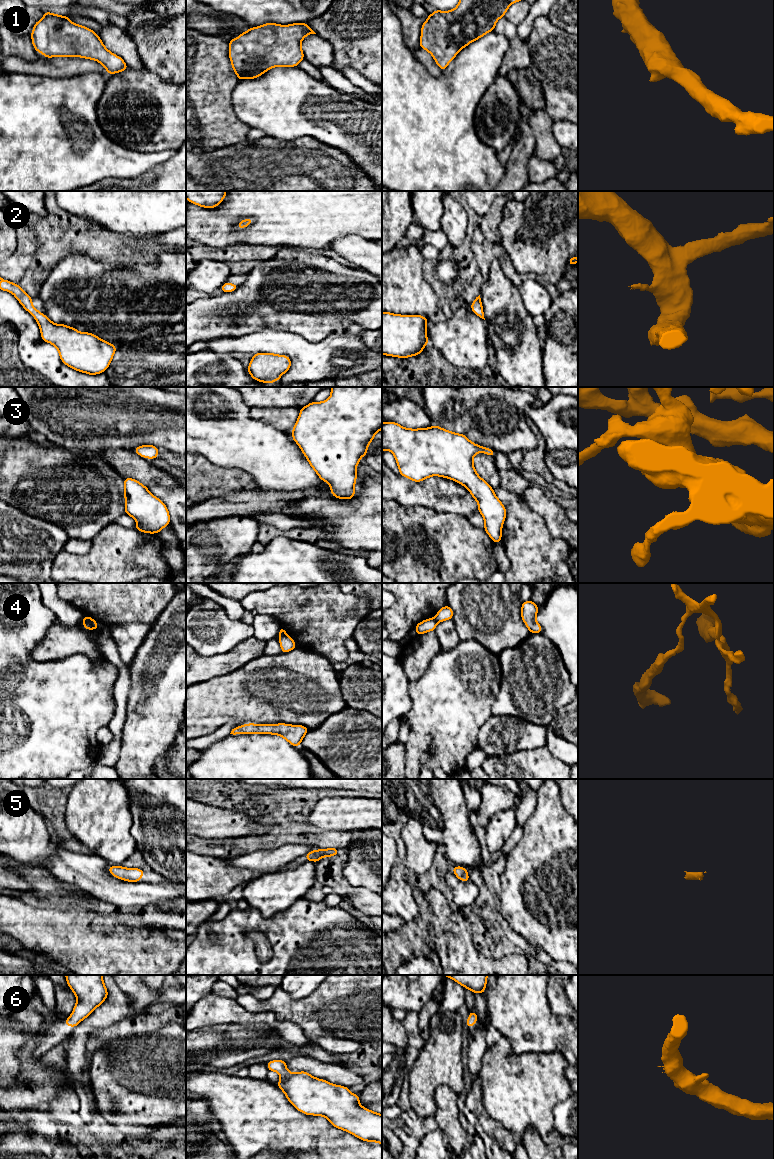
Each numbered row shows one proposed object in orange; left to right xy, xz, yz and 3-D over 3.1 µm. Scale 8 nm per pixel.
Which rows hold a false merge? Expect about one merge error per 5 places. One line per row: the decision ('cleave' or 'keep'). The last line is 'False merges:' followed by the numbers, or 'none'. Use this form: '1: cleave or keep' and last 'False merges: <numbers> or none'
1: keep
2: keep
3: keep
4: cleave
5: keep
6: keep
False merges: 4

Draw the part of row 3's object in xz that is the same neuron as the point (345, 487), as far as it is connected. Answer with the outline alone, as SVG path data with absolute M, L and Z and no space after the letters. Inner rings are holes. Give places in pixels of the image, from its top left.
M331 387L330 389L331 395L328 399L322 402L313 401L300 409L299 417L292 429L292 439L300 447L319 478L329 484L331 494L338 499L352 499L355 496L358 463L363 456L366 456L368 446L374 439L375 434L382 429L382 387Z

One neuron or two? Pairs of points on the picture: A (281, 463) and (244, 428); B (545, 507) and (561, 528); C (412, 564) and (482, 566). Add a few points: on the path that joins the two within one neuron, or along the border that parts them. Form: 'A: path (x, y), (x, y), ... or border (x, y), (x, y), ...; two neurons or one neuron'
A: path (272, 457), (252, 437); one neuron
B: path (550, 512), (558, 523); one neuron
C: path (429, 566), (465, 566); one neuron

